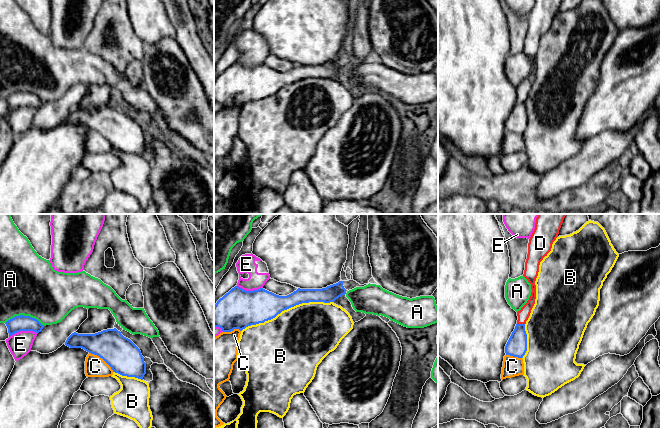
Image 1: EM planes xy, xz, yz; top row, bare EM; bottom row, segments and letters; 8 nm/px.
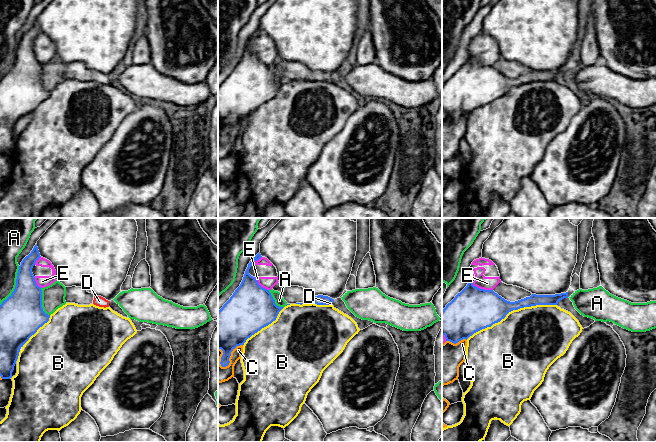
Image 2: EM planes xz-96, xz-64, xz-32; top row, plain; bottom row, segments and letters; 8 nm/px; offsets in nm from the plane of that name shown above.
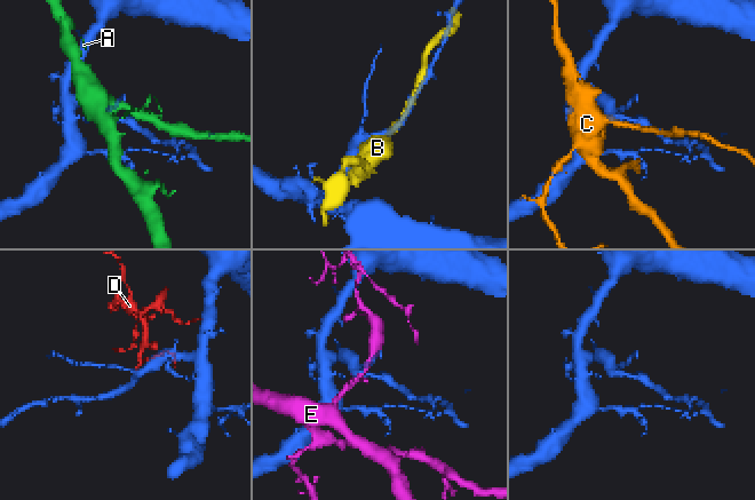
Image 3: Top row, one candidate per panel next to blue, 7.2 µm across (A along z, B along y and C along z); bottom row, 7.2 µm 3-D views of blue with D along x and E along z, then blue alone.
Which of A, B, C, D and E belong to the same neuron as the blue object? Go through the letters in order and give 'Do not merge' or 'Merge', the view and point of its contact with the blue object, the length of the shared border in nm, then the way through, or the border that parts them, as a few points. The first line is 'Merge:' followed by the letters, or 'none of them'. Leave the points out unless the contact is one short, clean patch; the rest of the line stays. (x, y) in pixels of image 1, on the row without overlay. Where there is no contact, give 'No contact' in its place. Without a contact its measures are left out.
Merge: D
A: Do not merge. Touches blue at xy (25, 92). Shared border 320 nm
B: Do not merge. Touches blue at xz (286, 85). Shared border 750 nm
C: Do not merge. Touches blue at xy (102, 134). Shared border 260 nm
D: Merge. Touches blue at yz (521, 100). Shared border 60 nm
E: Do not merge. Touches blue at xy (23, 106). Shared border 240 nm

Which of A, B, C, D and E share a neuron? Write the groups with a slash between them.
A / B / C / D / E

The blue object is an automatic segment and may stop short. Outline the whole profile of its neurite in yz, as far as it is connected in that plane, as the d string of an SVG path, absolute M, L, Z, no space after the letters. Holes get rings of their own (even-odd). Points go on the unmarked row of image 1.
M535 0L535 5L528 19L528 30L523 50L531 60L532 68L527 79L517 88L517 100L505 122L506 131L523 134L527 127L525 100L535 80L535 57L538 52L539 41L543 34L551 27L552 20L558 13L561 1L562 0Z

